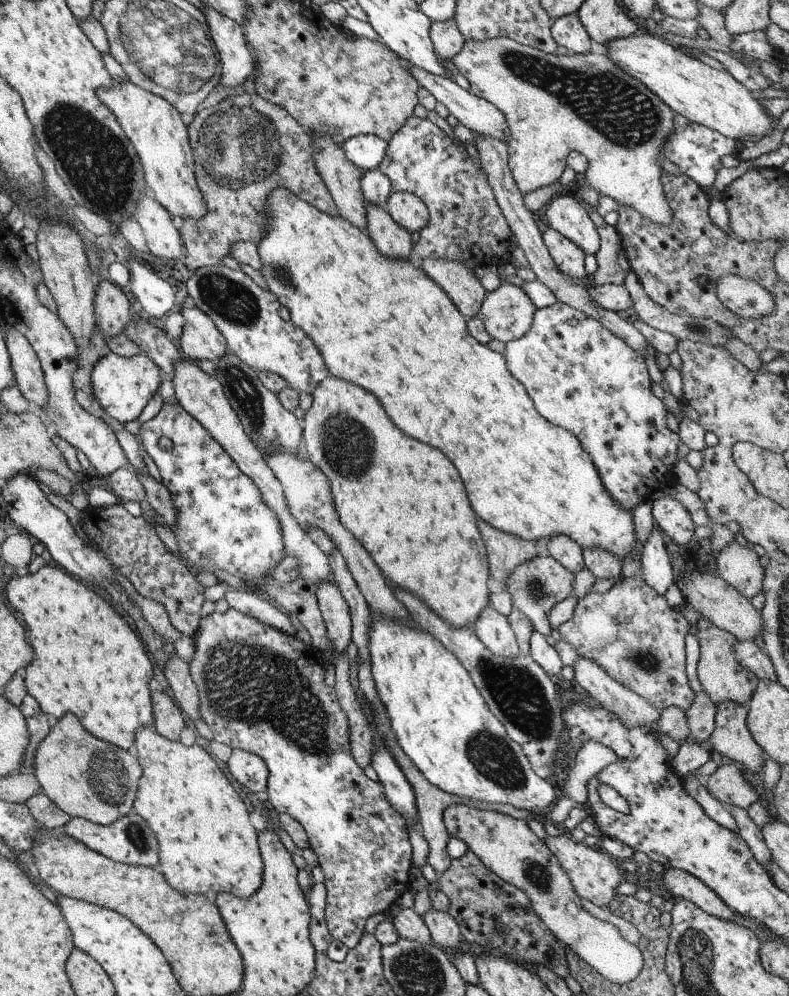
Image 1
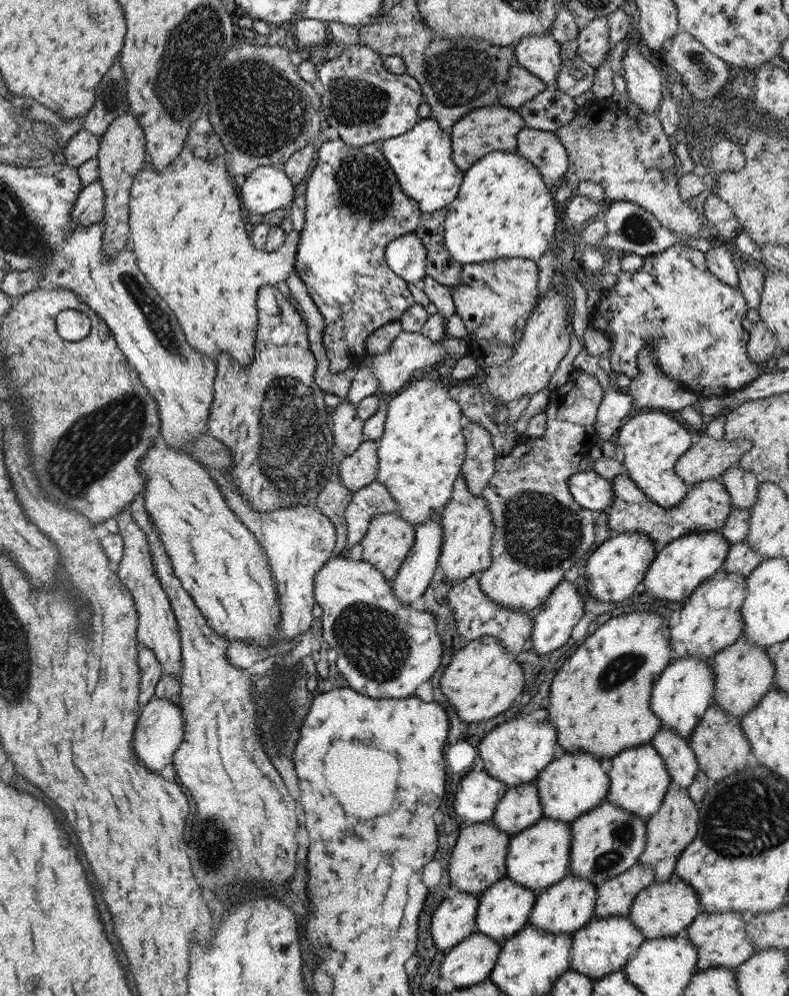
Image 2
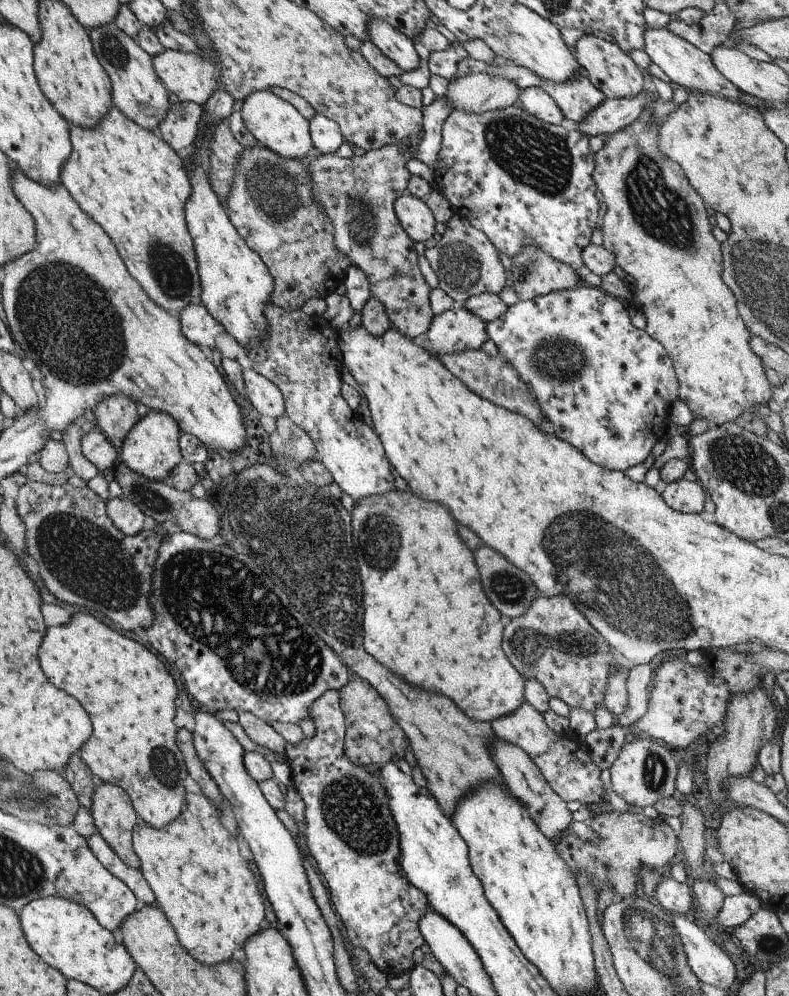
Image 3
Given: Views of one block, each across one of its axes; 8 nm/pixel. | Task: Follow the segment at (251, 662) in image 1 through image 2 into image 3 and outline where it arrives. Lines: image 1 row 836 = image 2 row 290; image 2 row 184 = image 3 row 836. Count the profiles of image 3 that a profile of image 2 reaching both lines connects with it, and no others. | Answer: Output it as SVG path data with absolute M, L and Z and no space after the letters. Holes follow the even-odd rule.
M335 689L326 690L318 696L311 705L308 706L308 718L313 721L314 732L311 737L304 737L297 744L284 744L284 756L290 768L291 780L296 793L301 797L304 804L303 824L301 824L302 844L305 851L310 854L315 860L315 869L322 878L326 891L329 893L329 900L332 904L334 912L345 926L345 935L348 938L348 947L361 947L367 952L369 960L387 977L397 976L403 973L409 973L415 966L411 953L415 948L424 943L424 938L420 933L418 922L427 910L426 896L415 888L407 880L401 865L399 864L399 845L398 832L395 828L391 811L388 807L388 796L385 789L378 781L377 772L375 769L365 768L363 765L351 762L343 752L344 747L344 716L338 705L338 691Z

